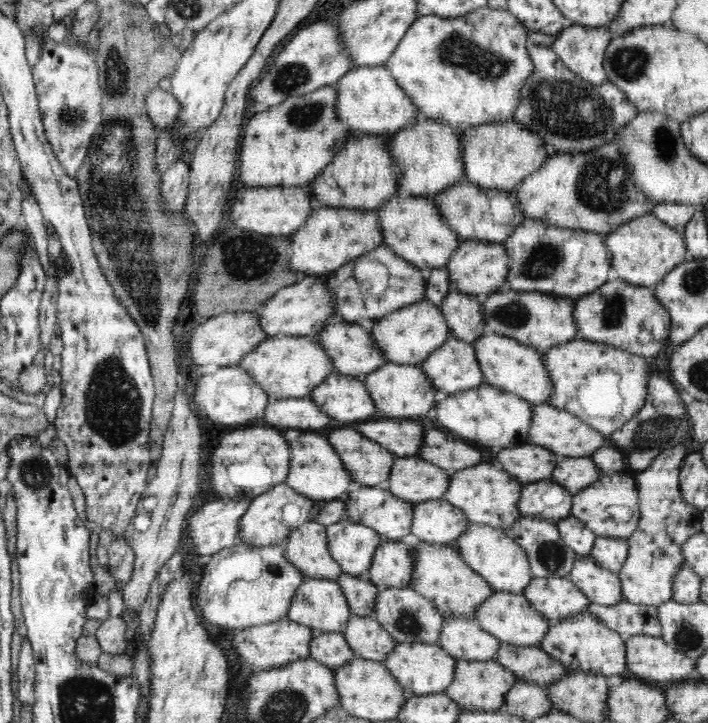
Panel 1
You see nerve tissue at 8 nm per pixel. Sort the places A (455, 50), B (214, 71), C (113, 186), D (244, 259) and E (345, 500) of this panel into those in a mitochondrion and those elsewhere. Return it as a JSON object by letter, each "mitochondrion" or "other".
{"A":"mitochondrion","B":"other","C":"mitochondrion","D":"mitochondrion","E":"other"}

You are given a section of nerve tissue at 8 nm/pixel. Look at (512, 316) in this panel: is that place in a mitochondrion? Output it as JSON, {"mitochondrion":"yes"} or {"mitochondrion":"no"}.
{"mitochondrion":"yes"}

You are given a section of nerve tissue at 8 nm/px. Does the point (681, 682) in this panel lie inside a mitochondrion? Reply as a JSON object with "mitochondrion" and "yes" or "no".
{"mitochondrion":"no"}

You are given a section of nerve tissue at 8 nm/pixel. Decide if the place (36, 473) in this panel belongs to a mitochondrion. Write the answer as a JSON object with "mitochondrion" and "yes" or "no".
{"mitochondrion":"yes"}

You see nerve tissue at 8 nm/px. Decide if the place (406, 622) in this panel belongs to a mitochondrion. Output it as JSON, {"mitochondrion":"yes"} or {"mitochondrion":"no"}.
{"mitochondrion":"yes"}

